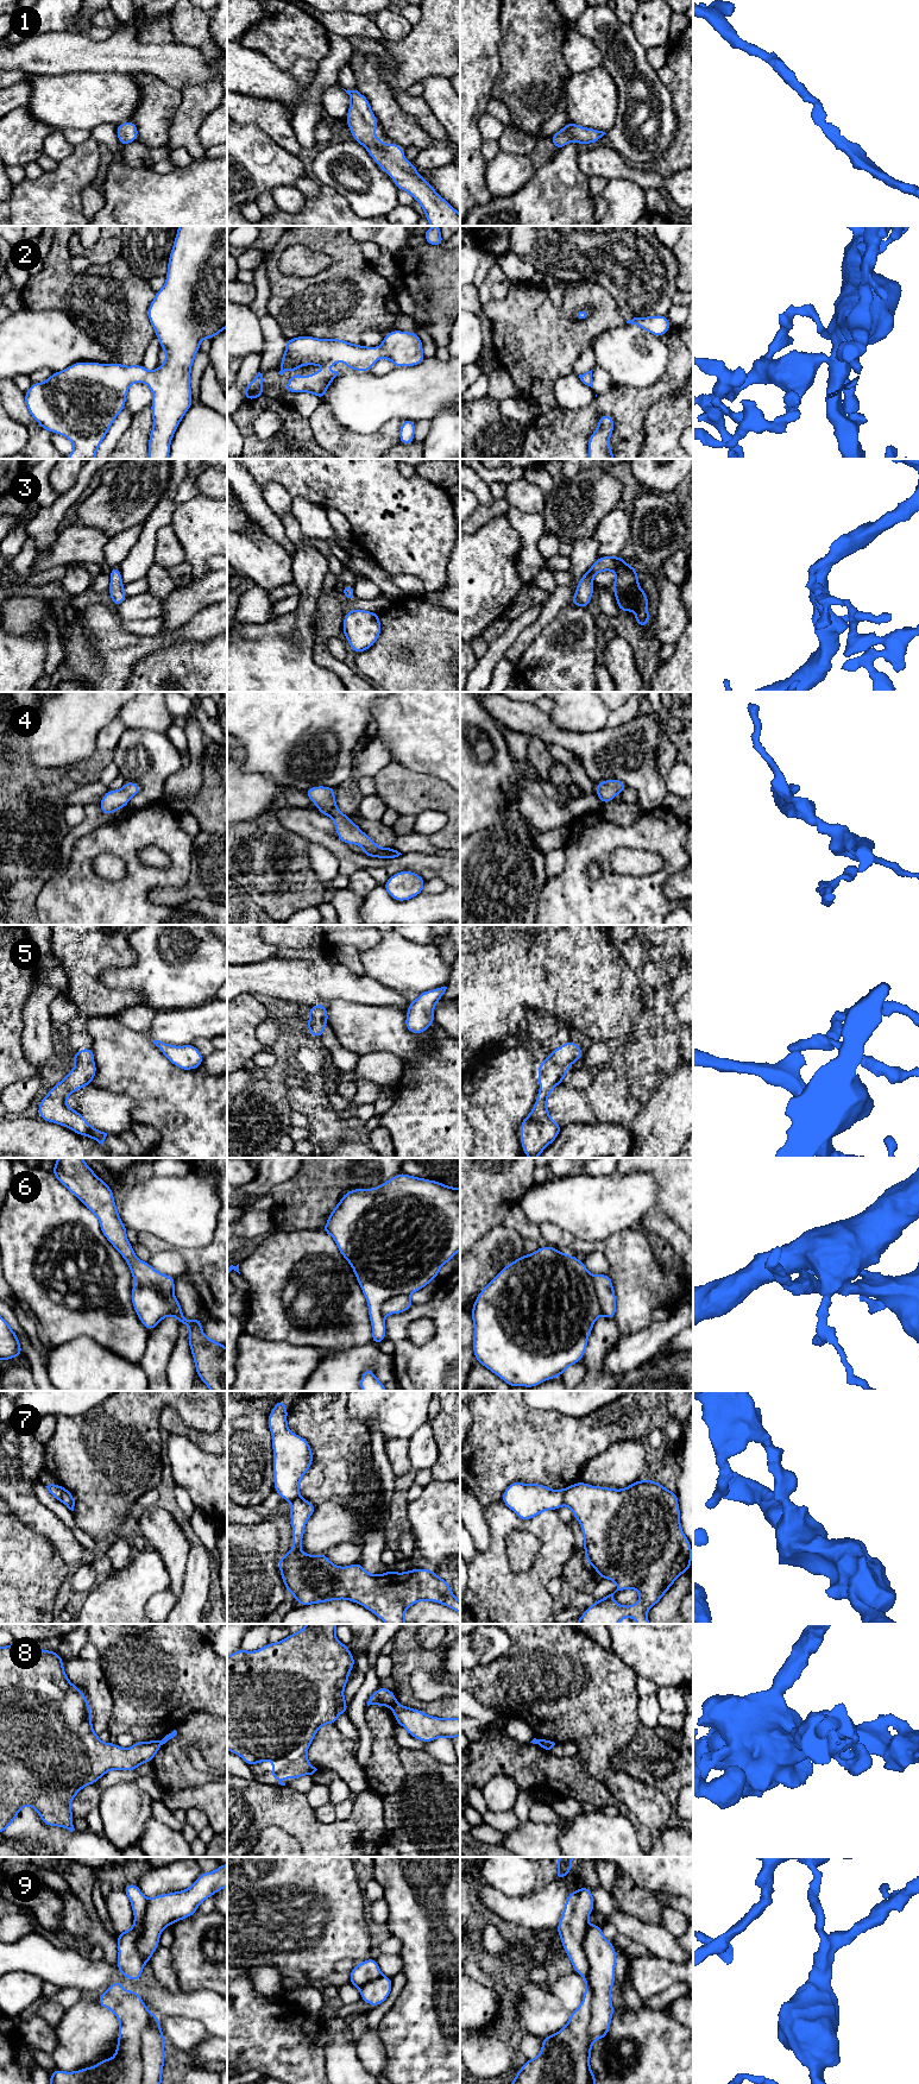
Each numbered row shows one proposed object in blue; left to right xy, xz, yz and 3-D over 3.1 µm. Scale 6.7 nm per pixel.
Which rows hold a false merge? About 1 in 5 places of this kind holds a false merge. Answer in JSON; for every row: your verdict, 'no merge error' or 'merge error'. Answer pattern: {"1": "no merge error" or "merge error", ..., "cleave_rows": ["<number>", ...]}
{"1": "no merge error", "2": "no merge error", "3": "no merge error", "4": "no merge error", "5": "no merge error", "6": "merge error", "7": "merge error", "8": "merge error", "9": "no merge error", "cleave_rows": ["6", "7", "8"]}

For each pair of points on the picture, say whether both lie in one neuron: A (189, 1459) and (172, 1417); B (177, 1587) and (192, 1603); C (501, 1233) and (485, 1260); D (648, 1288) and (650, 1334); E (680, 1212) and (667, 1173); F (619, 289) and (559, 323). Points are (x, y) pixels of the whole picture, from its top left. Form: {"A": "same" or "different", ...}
{"A": "different", "B": "different", "C": "same", "D": "different", "E": "same", "F": "different"}

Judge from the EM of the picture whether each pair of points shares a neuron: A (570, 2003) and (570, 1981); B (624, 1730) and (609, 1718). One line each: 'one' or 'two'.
A: one
B: one

